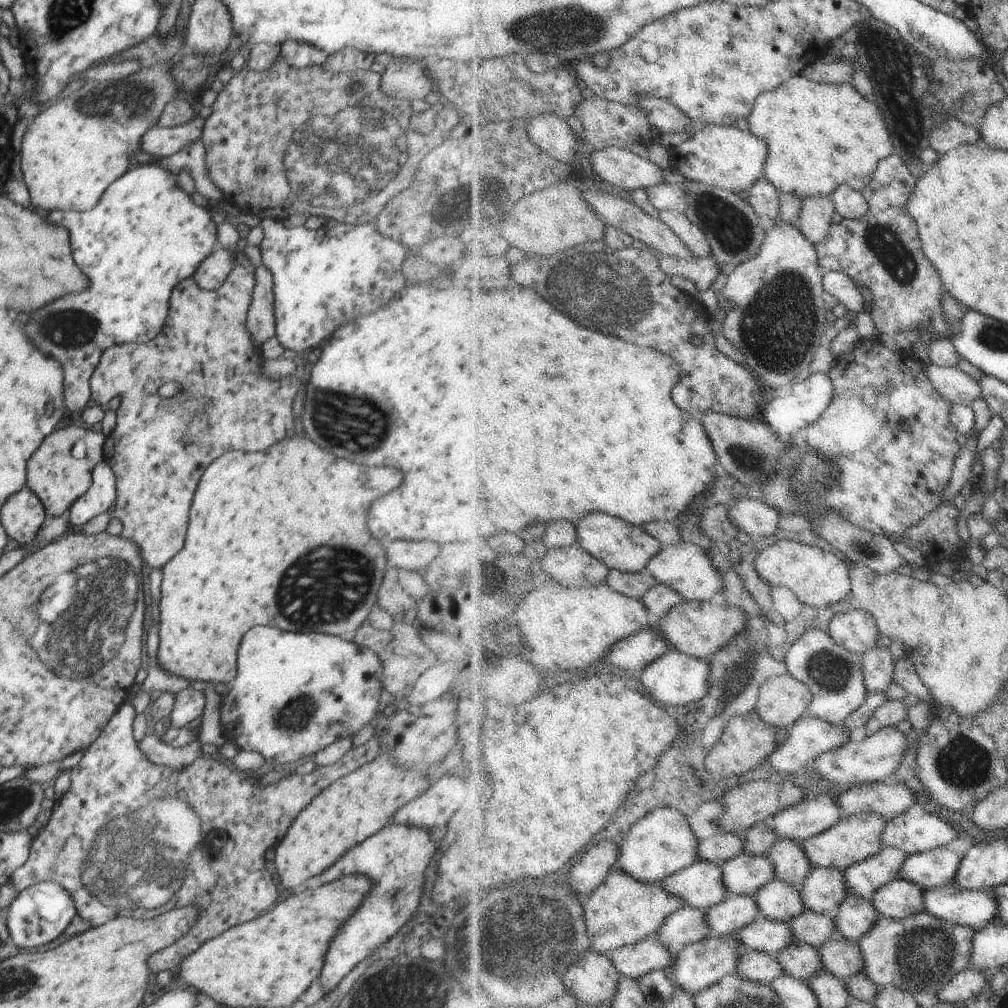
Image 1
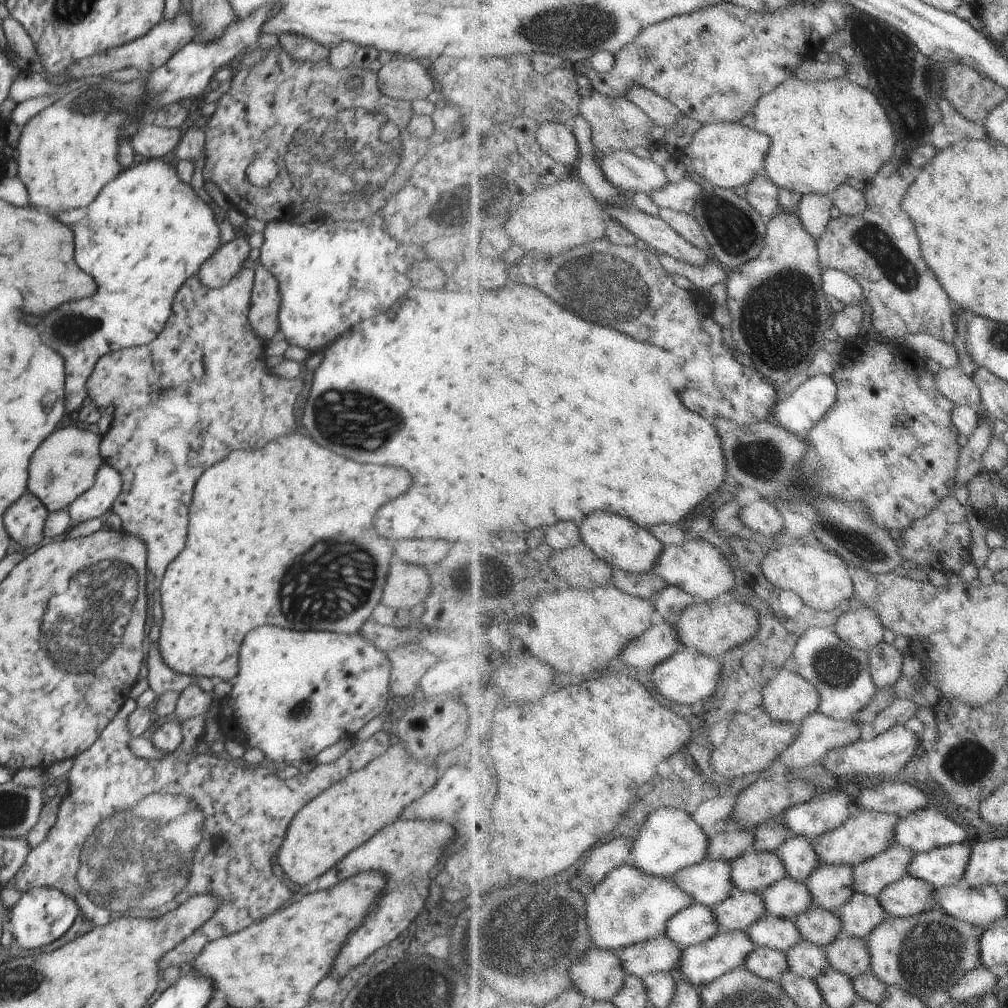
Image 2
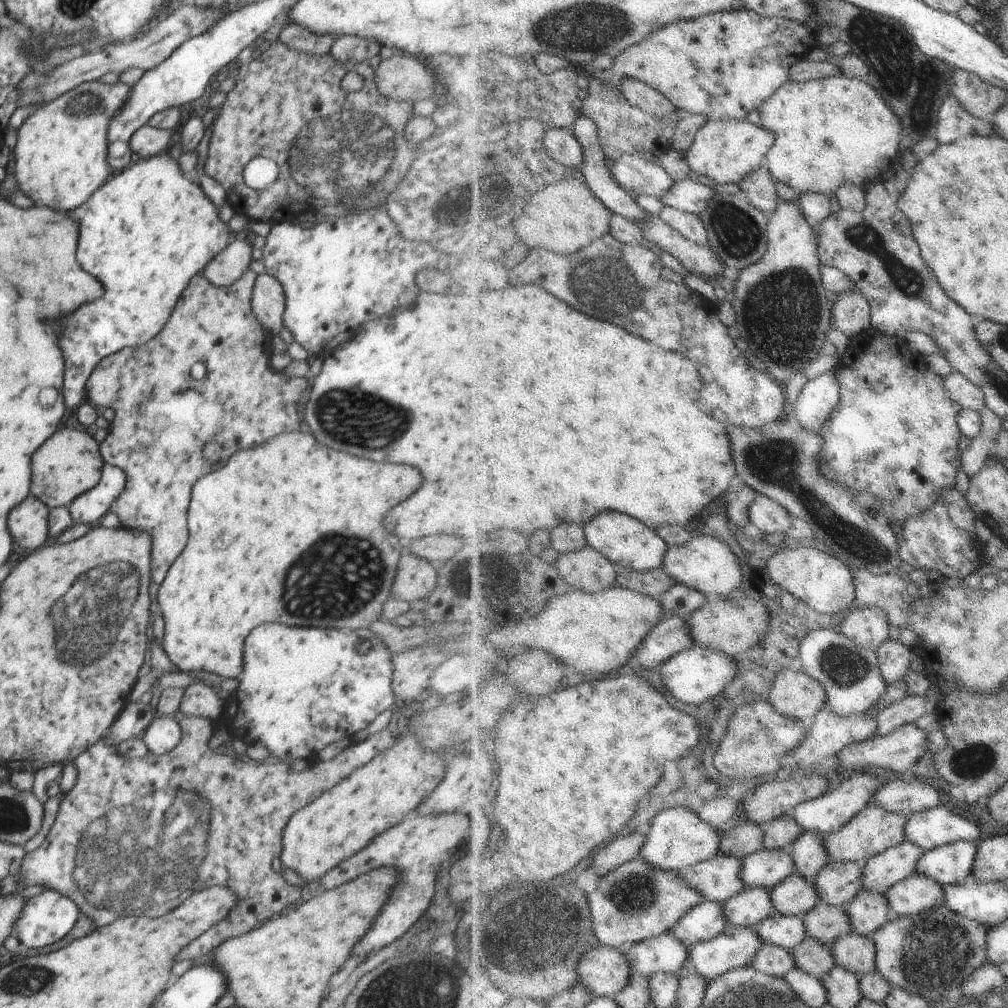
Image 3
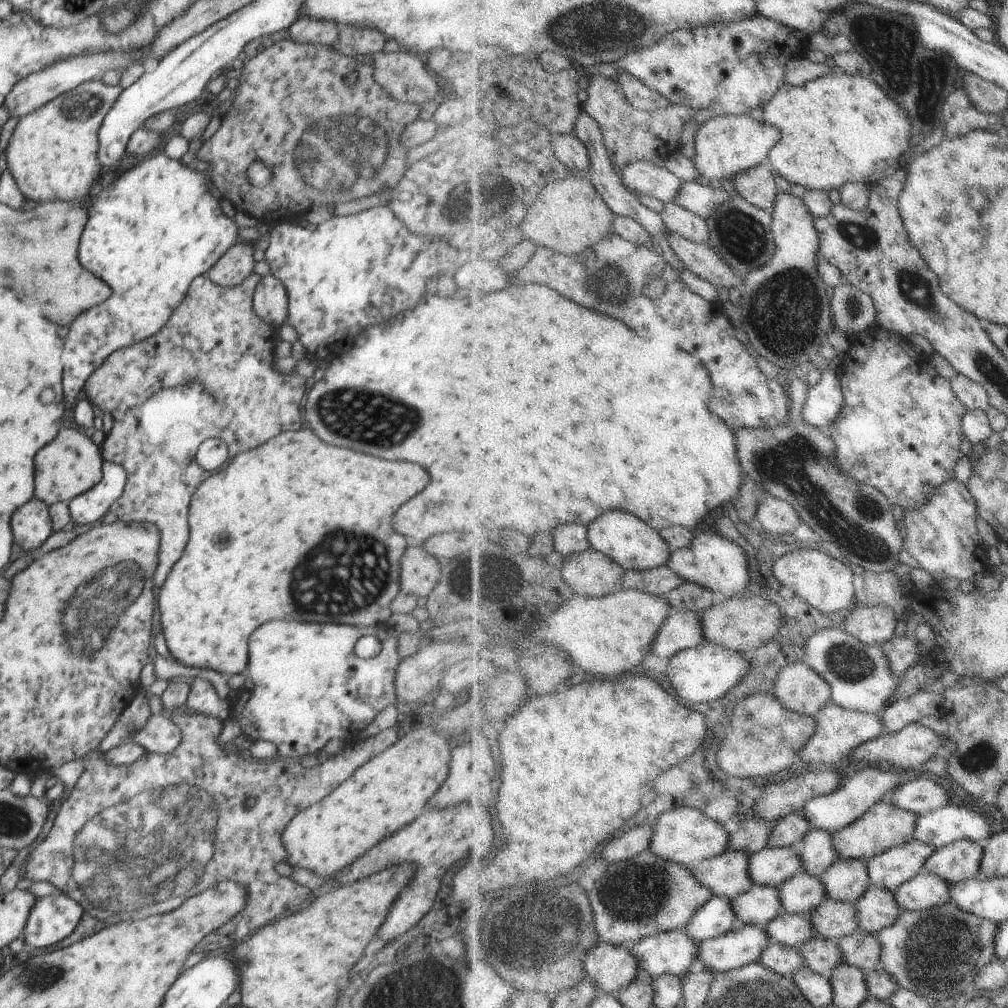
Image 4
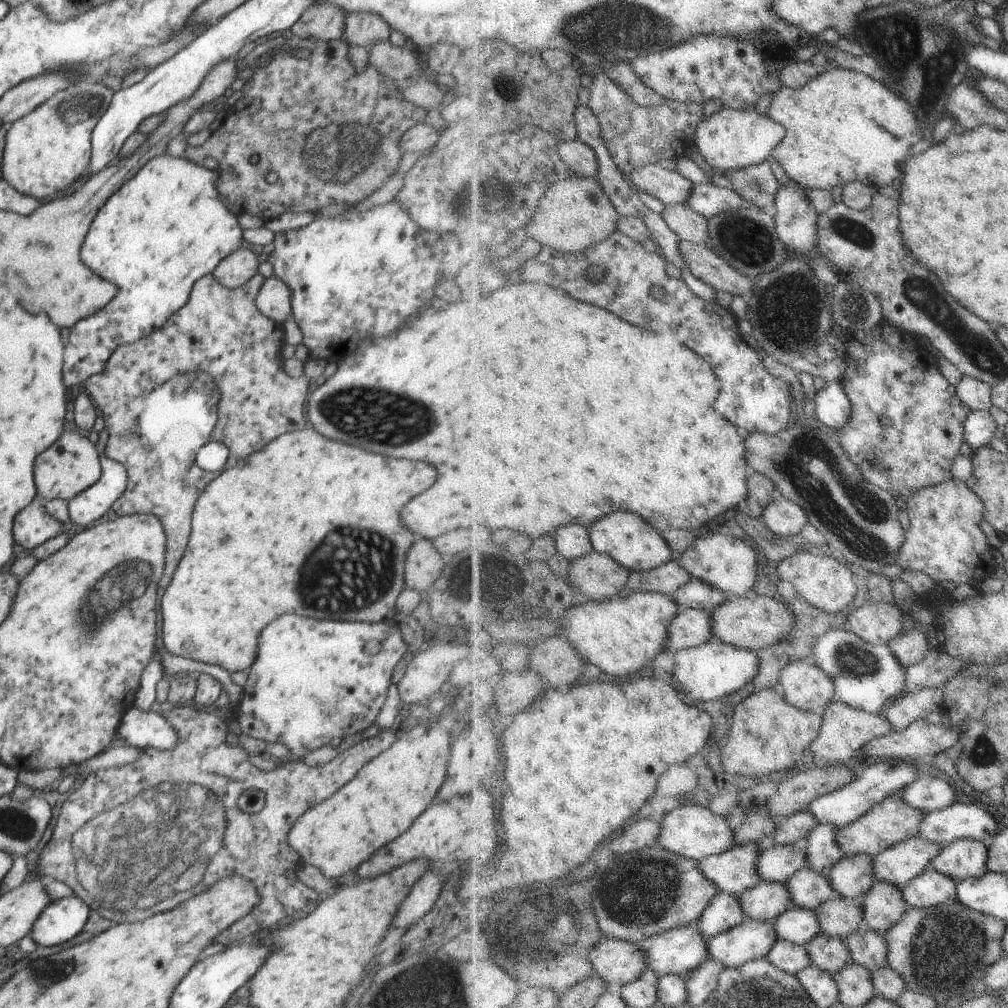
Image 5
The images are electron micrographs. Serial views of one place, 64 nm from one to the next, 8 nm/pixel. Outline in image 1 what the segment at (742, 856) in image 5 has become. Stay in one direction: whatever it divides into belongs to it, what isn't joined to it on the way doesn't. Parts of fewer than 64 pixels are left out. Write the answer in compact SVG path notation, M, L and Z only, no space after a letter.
M699 860L694 866L682 869L663 883L670 892L686 898L684 907L709 911L730 896L724 876L722 864Z

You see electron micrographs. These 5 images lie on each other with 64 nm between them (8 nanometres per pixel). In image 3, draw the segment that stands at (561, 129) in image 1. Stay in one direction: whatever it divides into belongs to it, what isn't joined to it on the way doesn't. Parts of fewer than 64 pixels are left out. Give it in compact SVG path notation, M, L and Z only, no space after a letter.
M551 126L546 134L546 148L550 154L568 168L582 168L586 164L586 150L574 129L562 129Z

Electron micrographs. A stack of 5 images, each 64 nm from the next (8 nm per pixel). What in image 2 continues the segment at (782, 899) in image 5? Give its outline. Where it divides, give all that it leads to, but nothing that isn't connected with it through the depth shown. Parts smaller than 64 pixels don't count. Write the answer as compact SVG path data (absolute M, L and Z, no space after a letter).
M737 892L725 903L715 906L720 922L720 932L749 931L759 920L769 914L766 898L760 892Z

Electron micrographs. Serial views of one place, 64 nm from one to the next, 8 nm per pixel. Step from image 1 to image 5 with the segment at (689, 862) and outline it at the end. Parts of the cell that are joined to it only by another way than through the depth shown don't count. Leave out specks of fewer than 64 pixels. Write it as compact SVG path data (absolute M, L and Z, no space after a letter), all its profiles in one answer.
M684 805L674 809L671 813L667 813L662 822L662 836L660 836L660 844L664 848L698 860L702 862L709 856L716 856L728 852L737 842L736 830L732 830L728 816L718 816L711 807L698 805Z

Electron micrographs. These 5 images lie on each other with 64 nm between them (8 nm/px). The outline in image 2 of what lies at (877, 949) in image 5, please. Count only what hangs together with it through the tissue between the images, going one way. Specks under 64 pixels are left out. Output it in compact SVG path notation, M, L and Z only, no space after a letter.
M842 934L829 945L828 959L831 969L854 980L872 971L872 948L868 938Z

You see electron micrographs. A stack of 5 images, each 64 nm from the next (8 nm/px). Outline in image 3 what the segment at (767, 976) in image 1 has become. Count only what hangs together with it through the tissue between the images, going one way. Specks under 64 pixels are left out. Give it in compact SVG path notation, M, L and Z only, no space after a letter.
M776 944L765 945L753 964L760 972L766 972L778 978L788 976L790 972L798 968L794 950L788 950Z

